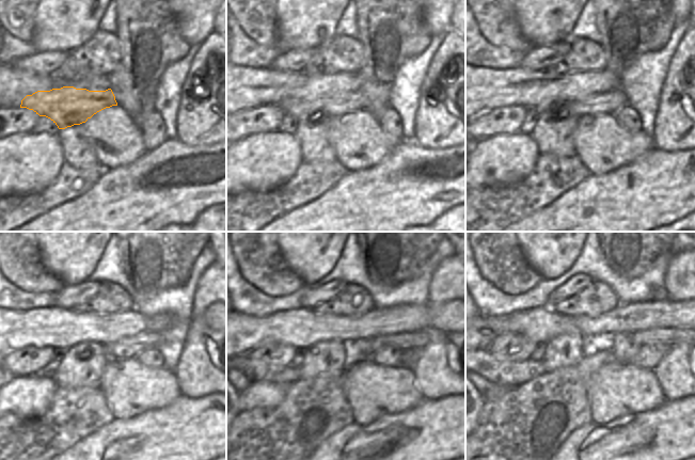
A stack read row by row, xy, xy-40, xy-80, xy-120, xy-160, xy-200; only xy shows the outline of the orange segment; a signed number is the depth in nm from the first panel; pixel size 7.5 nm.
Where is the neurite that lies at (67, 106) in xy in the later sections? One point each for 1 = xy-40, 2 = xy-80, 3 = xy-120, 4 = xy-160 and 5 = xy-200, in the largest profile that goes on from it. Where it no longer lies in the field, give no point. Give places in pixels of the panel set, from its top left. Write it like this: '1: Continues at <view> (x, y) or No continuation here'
1: Continues at xy-40 (354, 101)
2: Continues at xy-80 (610, 102)
3: Continues at xy-120 (129, 347)
4: Continues at xy-160 (419, 339)
5: Continues at xy-200 (670, 336).

